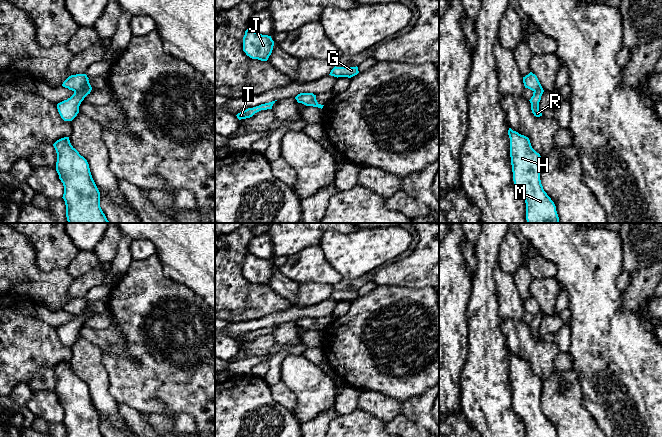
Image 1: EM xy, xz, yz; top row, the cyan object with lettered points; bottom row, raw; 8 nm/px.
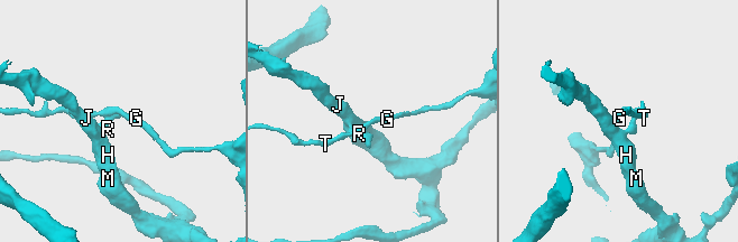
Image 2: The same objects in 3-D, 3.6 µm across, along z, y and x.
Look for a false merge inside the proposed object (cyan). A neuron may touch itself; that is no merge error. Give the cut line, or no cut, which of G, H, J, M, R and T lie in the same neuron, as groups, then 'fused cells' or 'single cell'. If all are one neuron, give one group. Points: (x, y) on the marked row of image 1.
xy (88, 80), (74, 92) | G T / H J M R | fused cells

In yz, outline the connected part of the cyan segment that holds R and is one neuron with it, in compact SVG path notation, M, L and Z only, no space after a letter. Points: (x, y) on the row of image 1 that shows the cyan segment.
M541 86L539 89L537 89L536 91L533 92L533 96L529 100L531 103L532 113L536 117L542 116L542 113L539 111L539 102L541 100L541 96L542 96L543 92L544 92L544 90Z

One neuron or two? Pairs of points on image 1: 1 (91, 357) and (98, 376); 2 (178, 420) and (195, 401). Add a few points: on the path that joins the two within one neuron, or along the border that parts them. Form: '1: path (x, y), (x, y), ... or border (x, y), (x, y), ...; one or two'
1: path (91, 362), (91, 369), (93, 371); one
2: border (171, 414), (186, 412), (193, 418), (197, 426); two

